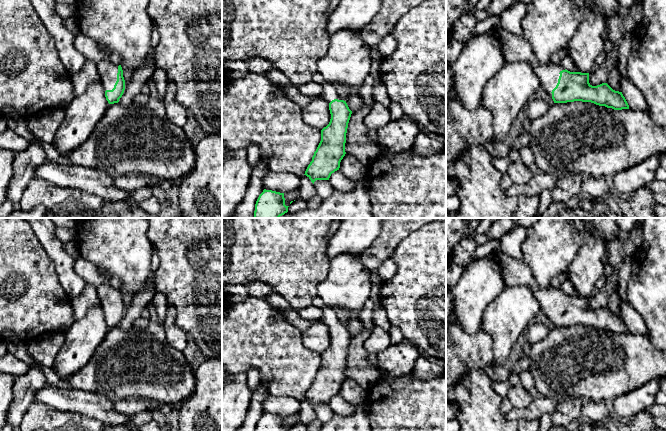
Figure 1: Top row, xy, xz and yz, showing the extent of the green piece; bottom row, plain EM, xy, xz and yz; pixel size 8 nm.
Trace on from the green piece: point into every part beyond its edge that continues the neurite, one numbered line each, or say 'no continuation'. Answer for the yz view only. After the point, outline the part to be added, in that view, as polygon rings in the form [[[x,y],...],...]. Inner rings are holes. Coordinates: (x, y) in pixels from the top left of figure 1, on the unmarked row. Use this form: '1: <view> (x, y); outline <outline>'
1: yz (515, 272); outline [[[493,250],[488,256],[492,256],[501,268],[505,286],[528,286],[539,302],[540,311],[552,323],[551,316],[558,307],[559,297],[565,292],[560,287],[540,288],[531,269],[523,260],[513,259],[503,254],[501,250]]]

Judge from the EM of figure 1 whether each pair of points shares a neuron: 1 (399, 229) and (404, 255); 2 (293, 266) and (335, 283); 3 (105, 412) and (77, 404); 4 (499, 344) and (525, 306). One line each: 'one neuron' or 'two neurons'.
1: two neurons
2: two neurons
3: one neuron
4: one neuron

